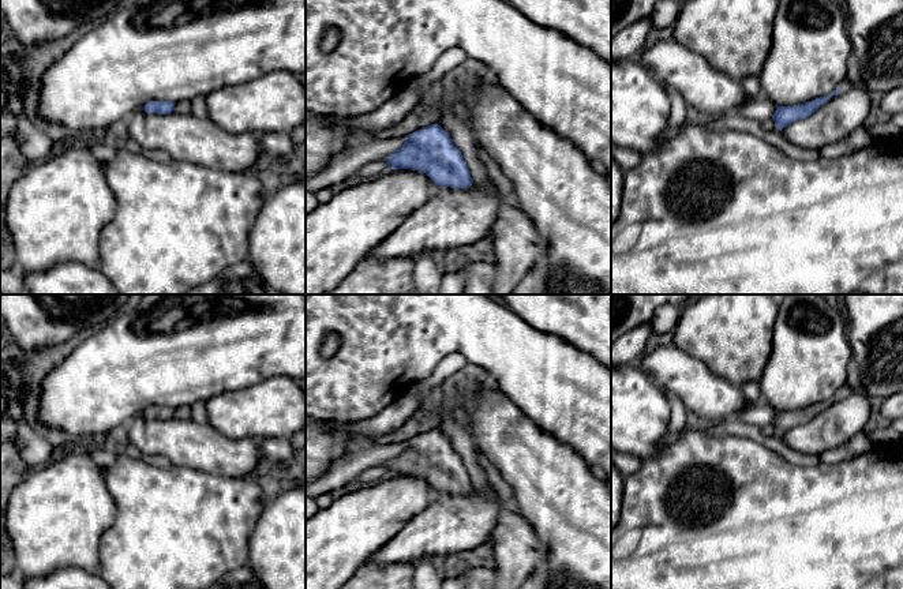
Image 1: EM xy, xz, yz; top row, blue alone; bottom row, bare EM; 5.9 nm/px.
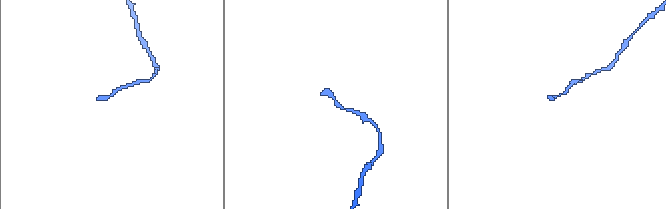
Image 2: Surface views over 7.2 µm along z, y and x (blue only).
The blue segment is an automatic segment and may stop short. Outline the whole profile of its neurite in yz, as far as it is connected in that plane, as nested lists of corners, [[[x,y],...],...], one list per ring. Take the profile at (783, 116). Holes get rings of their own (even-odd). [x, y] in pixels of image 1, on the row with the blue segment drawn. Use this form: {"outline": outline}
{"outline": [[[836,89],[831,95],[828,97],[820,97],[810,102],[805,102],[801,105],[794,106],[778,106],[772,120],[775,121],[776,130],[783,130],[788,124],[809,117],[812,113],[814,113],[823,104],[825,104],[829,98],[833,95],[840,94],[840,90]]]}

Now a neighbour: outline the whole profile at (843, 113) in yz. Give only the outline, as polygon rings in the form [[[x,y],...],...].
[[[865,87],[840,91],[806,119],[782,130],[788,142],[805,149],[821,150],[850,136],[876,116],[877,98]]]

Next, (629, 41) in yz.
[[[649,18],[641,19],[622,29],[611,40],[611,61],[636,59],[645,48],[647,35],[652,29]]]

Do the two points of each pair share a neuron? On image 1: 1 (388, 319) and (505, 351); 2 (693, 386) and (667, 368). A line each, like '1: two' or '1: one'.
1: one
2: one

